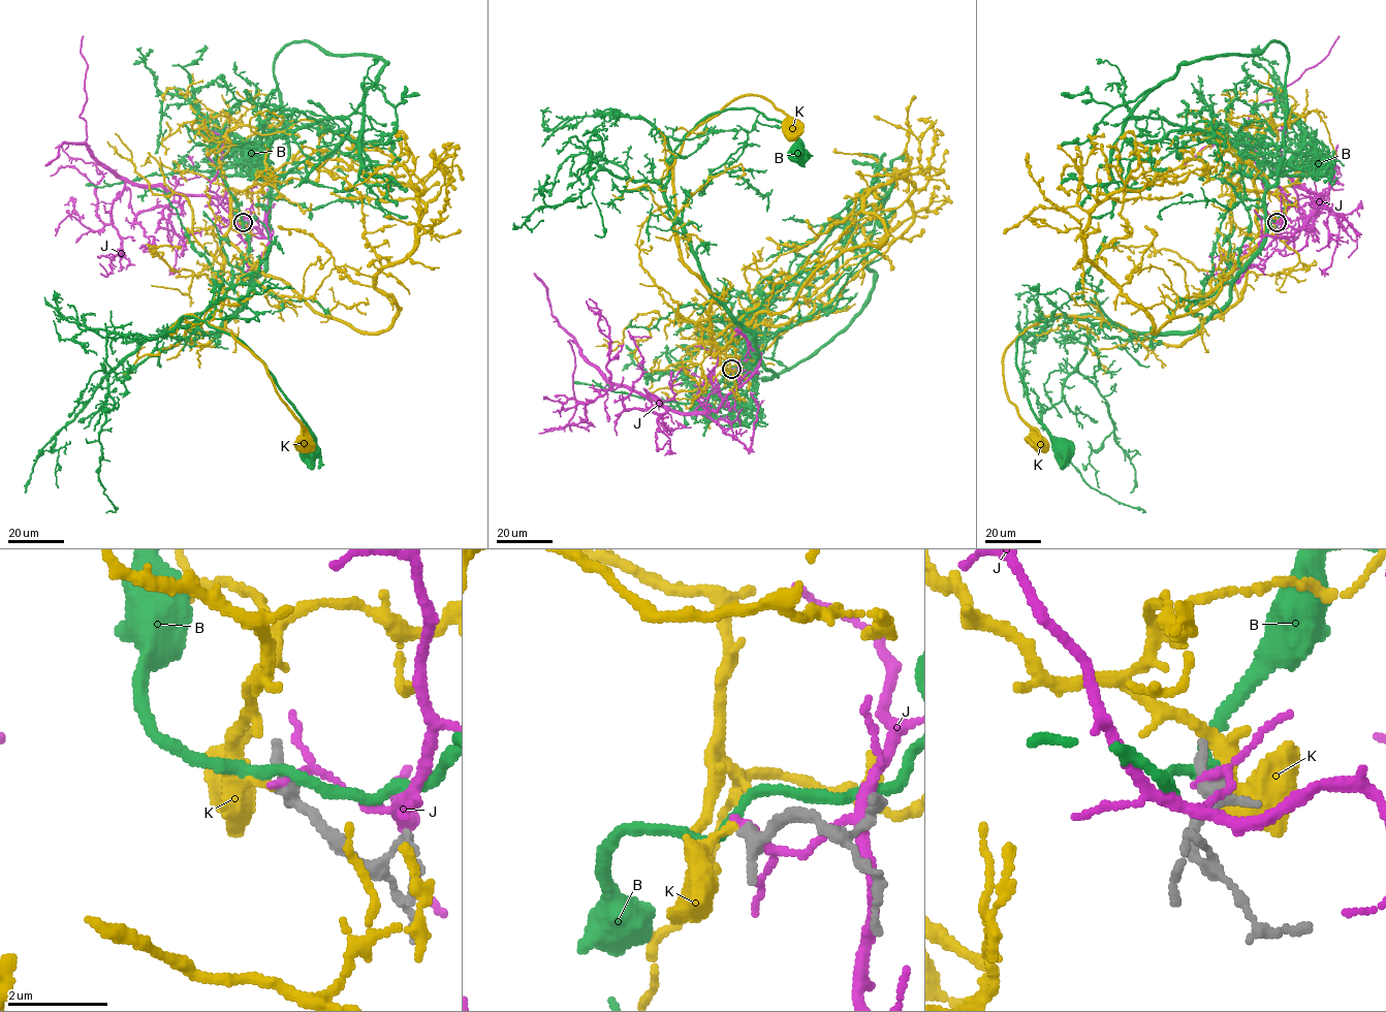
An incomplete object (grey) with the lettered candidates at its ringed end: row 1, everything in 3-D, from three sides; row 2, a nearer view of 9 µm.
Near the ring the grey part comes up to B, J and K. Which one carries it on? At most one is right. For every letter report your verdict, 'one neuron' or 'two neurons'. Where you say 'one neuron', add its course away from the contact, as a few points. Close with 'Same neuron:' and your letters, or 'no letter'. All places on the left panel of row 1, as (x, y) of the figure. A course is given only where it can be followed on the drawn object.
B: two neurons
J: two neurons
K: one neuron; course (242, 222), (231, 208), (224, 327), (205, 345), (186, 337), (193, 315), (246, 346), (304, 442)
Same neuron: K

